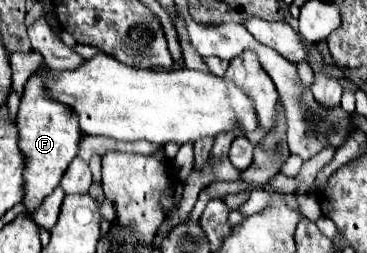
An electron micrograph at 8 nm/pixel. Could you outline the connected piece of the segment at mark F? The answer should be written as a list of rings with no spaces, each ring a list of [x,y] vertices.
[[[33,74],[27,84],[21,98],[21,106],[17,112],[17,146],[23,154],[23,206],[27,214],[31,216],[43,202],[45,196],[49,196],[57,186],[61,176],[65,174],[71,160],[77,156],[77,144],[79,136],[79,122],[75,112],[67,108],[65,104],[55,104],[55,100],[47,100],[43,96],[43,76]]]

